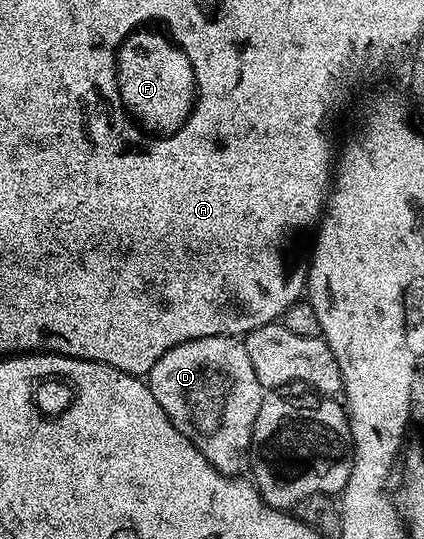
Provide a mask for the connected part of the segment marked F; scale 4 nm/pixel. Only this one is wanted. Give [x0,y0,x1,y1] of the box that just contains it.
[117,29,195,136]

